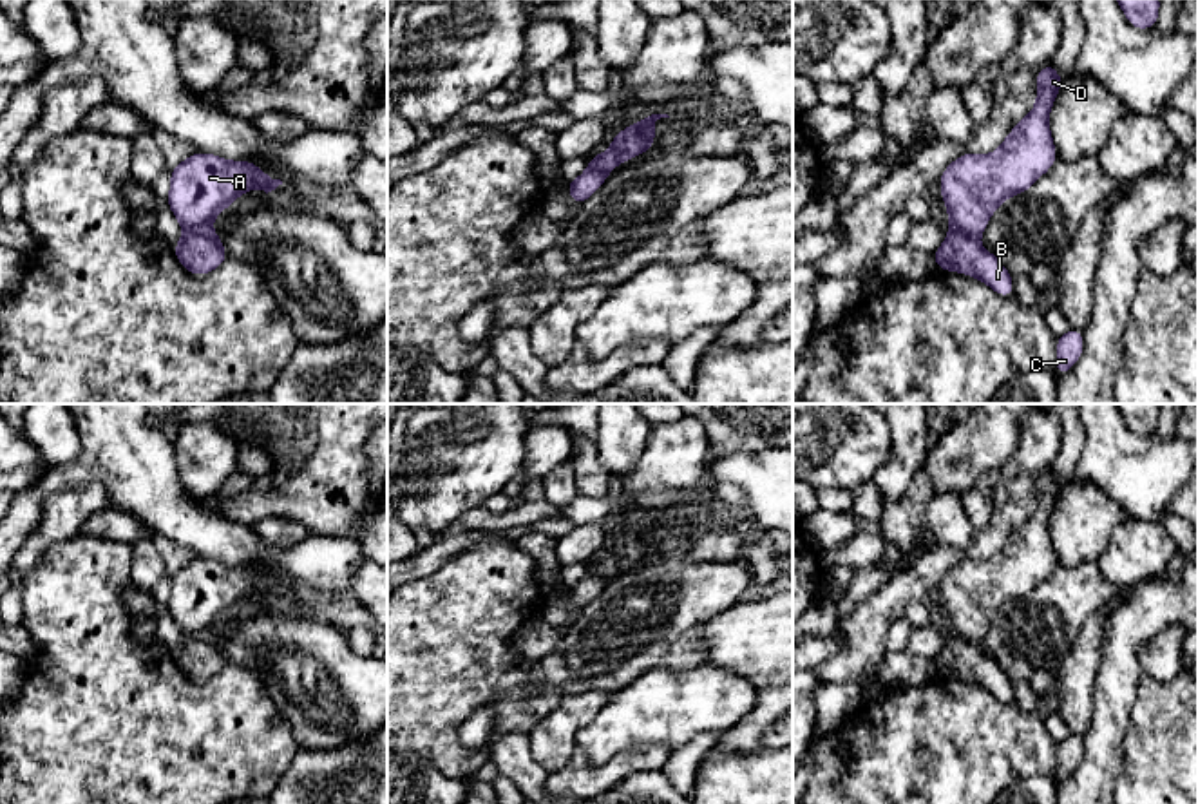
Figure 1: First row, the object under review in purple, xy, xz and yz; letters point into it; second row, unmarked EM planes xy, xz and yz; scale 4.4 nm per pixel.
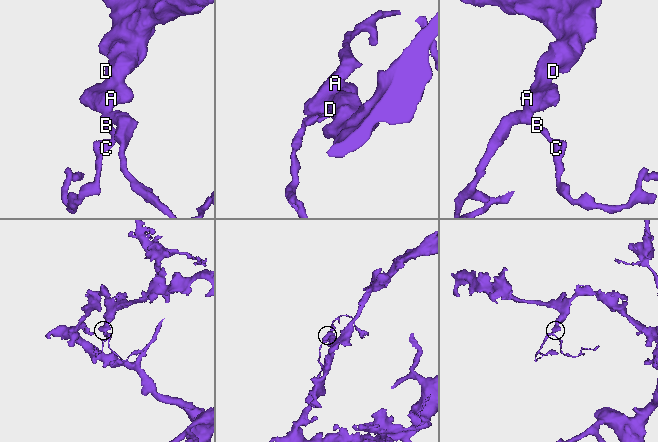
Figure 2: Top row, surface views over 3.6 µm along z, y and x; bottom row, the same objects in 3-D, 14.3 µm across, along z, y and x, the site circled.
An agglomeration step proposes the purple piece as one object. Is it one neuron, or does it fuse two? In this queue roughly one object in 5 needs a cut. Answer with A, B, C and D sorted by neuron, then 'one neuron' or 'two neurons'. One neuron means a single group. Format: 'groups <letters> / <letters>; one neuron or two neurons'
groups A D / B C; two neurons

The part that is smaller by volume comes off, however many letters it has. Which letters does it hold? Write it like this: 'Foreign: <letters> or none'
Foreign: B, C

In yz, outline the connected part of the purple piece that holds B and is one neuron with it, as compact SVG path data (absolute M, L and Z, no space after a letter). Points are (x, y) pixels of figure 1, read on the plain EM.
M950 632L945 648L932 659L936 674L979 684L1003 703L1013 701L1013 686L1003 668L965 637Z

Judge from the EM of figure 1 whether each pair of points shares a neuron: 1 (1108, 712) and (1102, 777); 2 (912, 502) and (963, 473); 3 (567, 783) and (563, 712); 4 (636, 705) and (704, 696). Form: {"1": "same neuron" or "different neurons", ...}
{"1": "same neuron", "2": "different neurons", "3": "different neurons", "4": "same neuron"}

